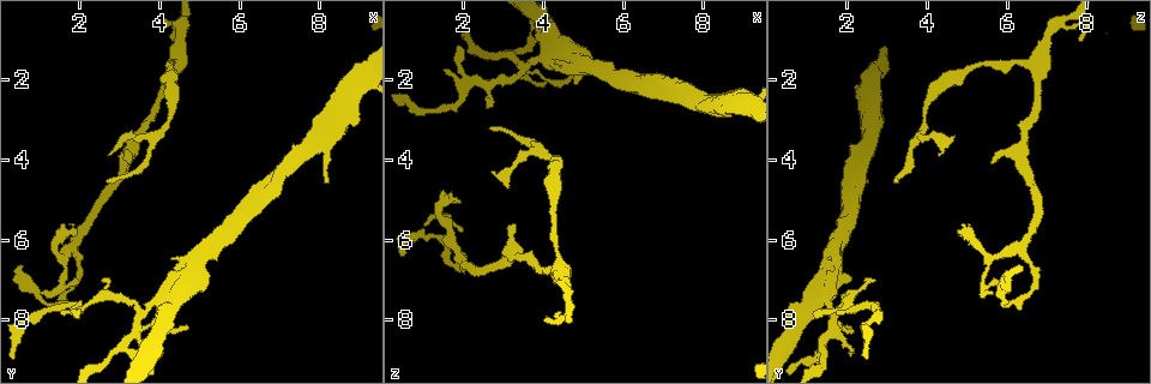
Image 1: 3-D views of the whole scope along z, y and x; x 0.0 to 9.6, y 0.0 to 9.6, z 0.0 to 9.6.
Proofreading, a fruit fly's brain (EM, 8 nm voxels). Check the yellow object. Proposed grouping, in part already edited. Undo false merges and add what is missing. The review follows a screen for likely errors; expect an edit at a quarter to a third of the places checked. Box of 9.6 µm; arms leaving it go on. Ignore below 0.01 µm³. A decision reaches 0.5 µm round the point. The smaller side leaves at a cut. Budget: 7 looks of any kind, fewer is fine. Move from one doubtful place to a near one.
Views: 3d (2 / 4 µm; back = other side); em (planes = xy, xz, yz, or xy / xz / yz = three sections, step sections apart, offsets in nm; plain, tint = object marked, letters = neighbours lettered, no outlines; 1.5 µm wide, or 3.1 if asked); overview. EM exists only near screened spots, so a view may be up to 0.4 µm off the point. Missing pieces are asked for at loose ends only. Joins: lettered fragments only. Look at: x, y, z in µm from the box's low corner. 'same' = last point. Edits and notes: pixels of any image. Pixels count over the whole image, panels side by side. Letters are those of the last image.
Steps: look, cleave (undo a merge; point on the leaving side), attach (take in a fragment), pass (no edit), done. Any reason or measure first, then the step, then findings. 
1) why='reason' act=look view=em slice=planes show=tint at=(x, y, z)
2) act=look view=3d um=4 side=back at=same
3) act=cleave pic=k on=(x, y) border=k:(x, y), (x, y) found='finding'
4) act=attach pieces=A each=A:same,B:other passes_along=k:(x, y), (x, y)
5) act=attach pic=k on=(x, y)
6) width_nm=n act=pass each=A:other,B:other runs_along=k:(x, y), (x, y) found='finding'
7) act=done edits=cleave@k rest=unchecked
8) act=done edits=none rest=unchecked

why='an open end' act=look view=3d um=4 at=(3.30, 4.10, 5.60)

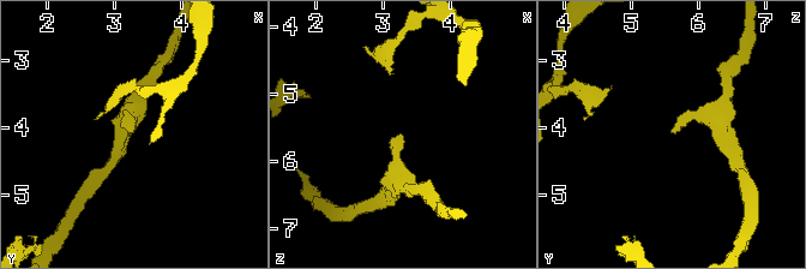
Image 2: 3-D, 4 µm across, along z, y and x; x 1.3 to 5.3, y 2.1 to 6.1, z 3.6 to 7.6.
act=look view=em slice=planes show=letters at=(3.30, 4.10, 5.60)

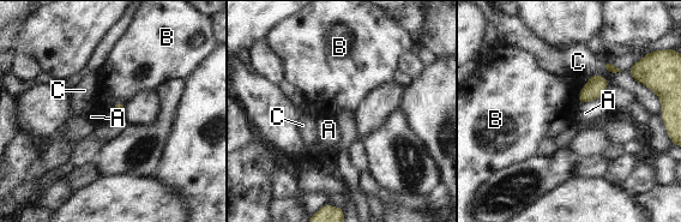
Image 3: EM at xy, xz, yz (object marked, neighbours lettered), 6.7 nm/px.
act=pass each=A:other,B:other,C:other border=3:(576, 96), (579, 102) found='none of them fits'

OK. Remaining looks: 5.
why='thin end' act=look view=3d um=2 side=back at=(2.70, 4.50, 3.15)

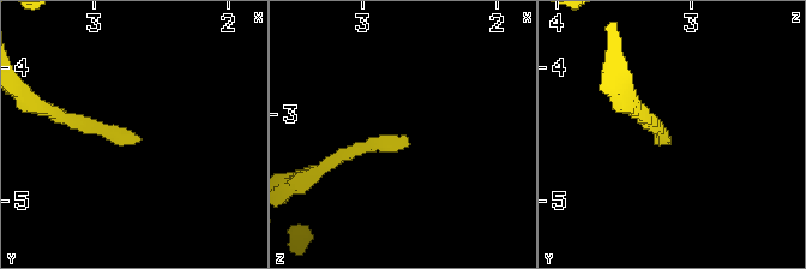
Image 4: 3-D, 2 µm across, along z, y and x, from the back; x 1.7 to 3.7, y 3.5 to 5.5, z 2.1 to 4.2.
why='shape alone is not enough' act=look view=em slice=planes show=tint at=(2.68, 4.56, 3.18)

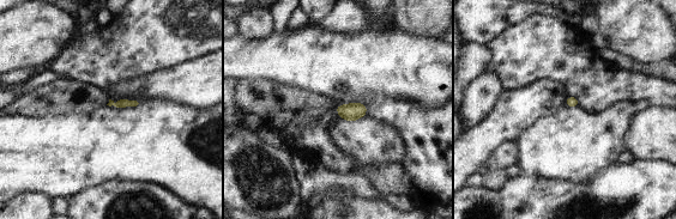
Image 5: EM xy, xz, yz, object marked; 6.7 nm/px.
act=look view=em slice=planes show=letters at=same

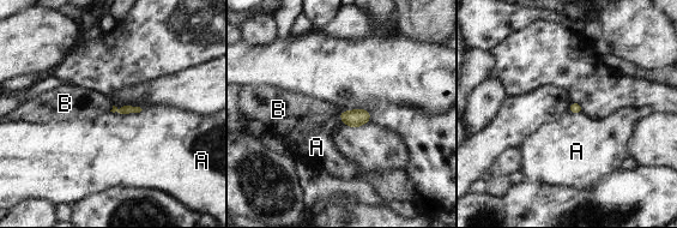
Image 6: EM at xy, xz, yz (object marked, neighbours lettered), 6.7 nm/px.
width_nm=70 act=attach pieces=B each=A:other,B:same passes_along=6:(125, 109), (113, 108), (77, 103) found='it goes on there'

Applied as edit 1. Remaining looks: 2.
act=done edits=attach@6 rest=unchecked

